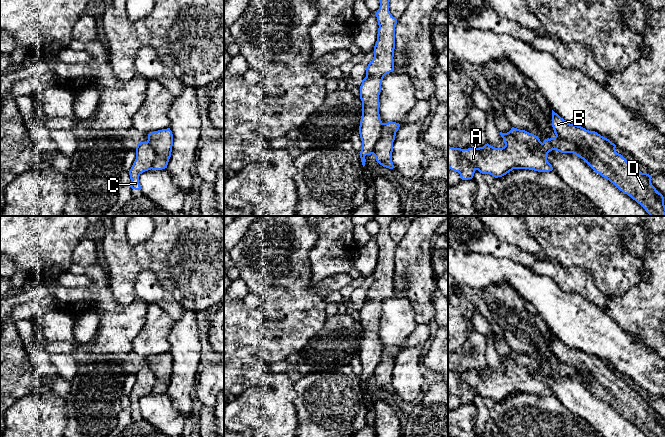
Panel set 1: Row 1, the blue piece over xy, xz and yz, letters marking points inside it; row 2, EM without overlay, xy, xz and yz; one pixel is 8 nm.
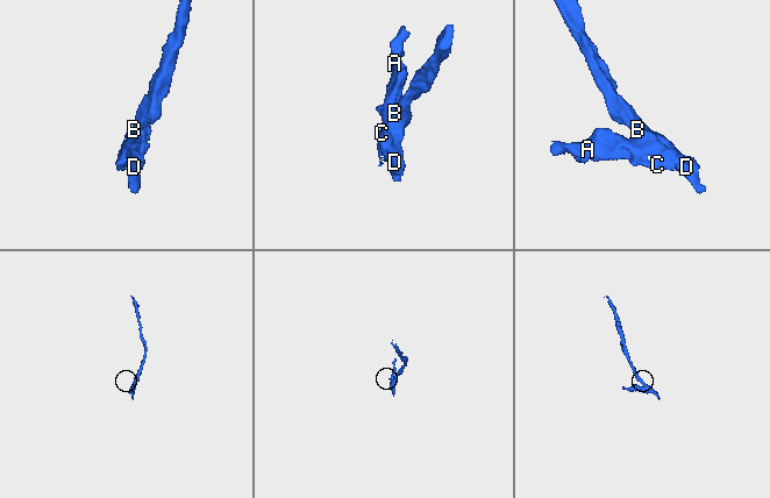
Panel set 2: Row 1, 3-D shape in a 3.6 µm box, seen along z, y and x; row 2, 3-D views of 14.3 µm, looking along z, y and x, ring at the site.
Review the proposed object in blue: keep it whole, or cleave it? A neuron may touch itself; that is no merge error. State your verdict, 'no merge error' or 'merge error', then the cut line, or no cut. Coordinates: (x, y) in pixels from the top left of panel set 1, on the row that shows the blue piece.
merge error | yz (556, 135), (586, 149), (591, 156)

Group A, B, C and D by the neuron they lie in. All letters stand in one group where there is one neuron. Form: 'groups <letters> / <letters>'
groups A C / B D

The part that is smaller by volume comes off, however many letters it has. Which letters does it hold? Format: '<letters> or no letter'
A, C

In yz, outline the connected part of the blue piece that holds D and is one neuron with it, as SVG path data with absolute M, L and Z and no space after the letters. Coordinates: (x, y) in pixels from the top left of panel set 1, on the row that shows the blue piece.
M552 110L552 127L557 137L571 141L591 153L585 162L602 177L613 183L620 191L639 203L650 216L665 216L664 197L651 183L652 175L642 173L616 152L616 145L595 131L570 124Z

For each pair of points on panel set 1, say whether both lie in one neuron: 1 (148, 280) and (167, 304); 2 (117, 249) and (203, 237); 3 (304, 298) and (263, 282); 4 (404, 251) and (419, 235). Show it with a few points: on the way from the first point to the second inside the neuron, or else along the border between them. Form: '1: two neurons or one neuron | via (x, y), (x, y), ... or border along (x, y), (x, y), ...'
1: one neuron | via (149, 286), (161, 298)
2: one neuron | via (138, 252), (182, 252)
3: one neuron | via (294, 298), (277, 282), (273, 282)
4: one neuron | via (408, 247), (416, 239)

